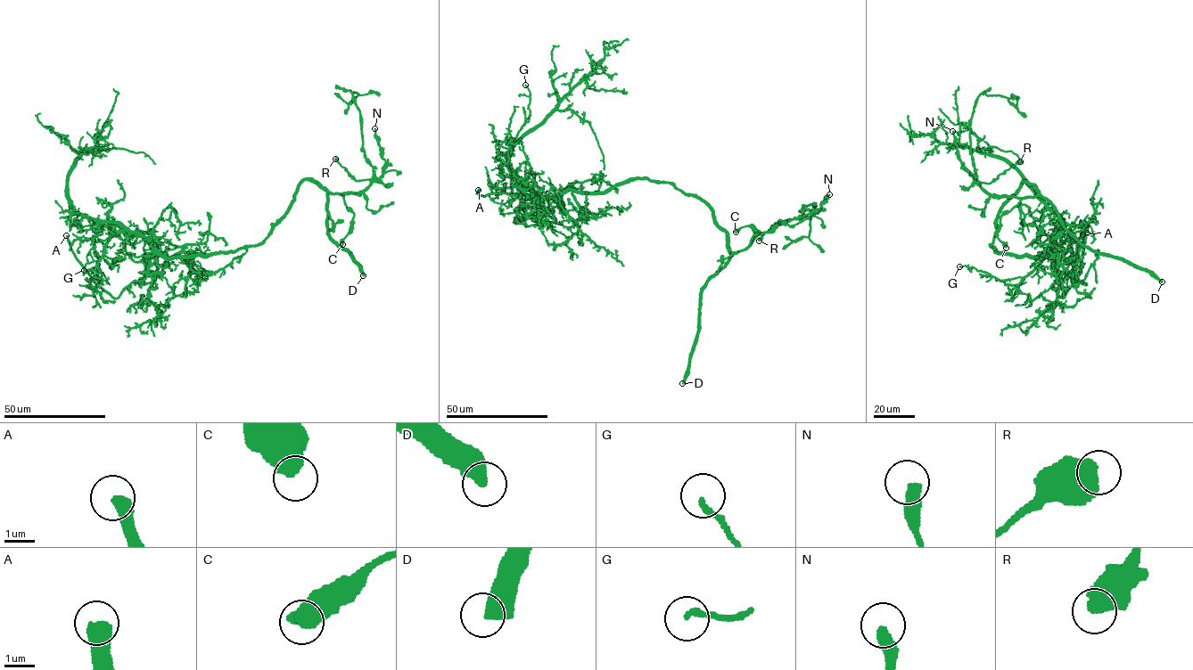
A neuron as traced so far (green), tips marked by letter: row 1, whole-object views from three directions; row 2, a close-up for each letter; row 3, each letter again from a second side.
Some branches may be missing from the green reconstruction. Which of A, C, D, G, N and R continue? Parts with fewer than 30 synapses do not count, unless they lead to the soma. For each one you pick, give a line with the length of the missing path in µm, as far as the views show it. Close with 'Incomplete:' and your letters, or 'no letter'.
A: 20 µm
D: 400 µm
Incomplete: A, D

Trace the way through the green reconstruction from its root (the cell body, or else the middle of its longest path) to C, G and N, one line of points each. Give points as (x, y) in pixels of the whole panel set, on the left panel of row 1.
C: (226, 251), (263, 241), (305, 179), (315, 181), (332, 193), (341, 193), (353, 213), (352, 227), (342, 244)
G: (226, 251), (161, 257), (147, 240), (120, 231), (109, 239), (96, 268), (101, 281), (102, 273), (84, 270)
N: (226, 251), (263, 241), (305, 179), (332, 193), (359, 194), (368, 188), (386, 164), (374, 128)

